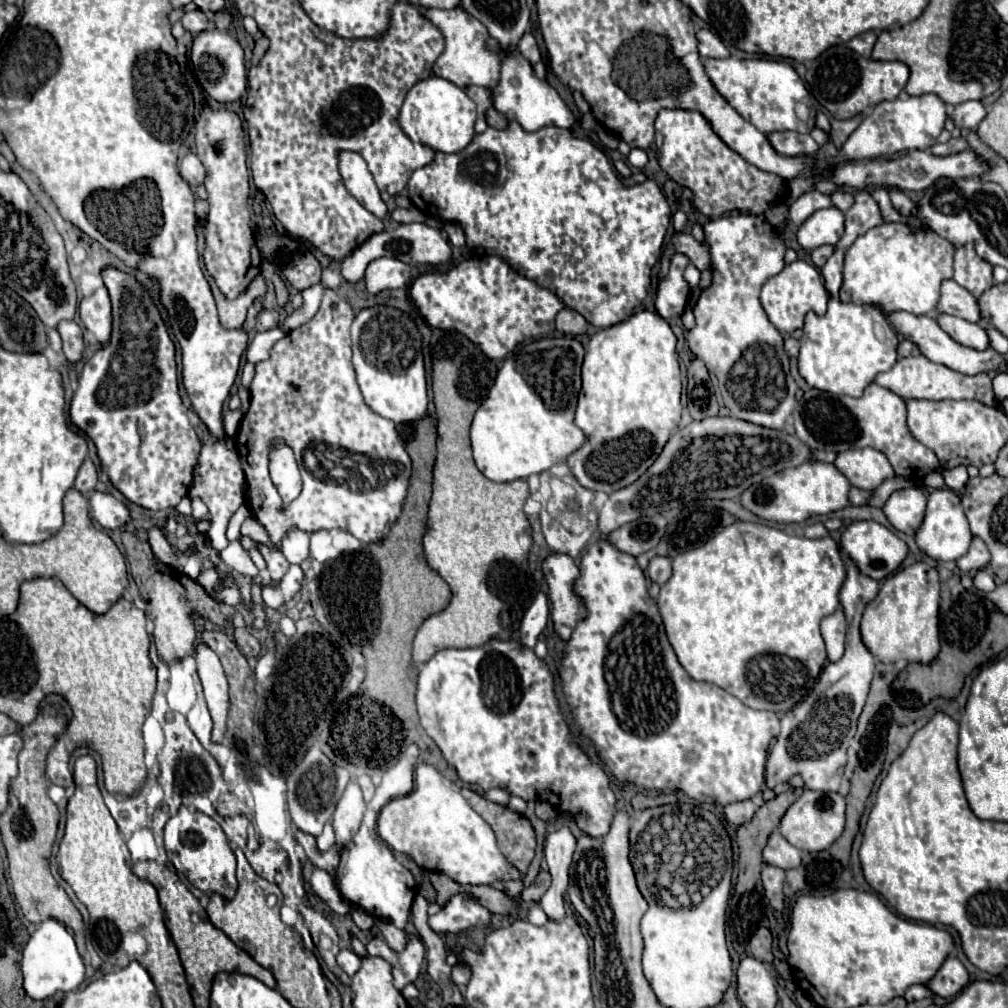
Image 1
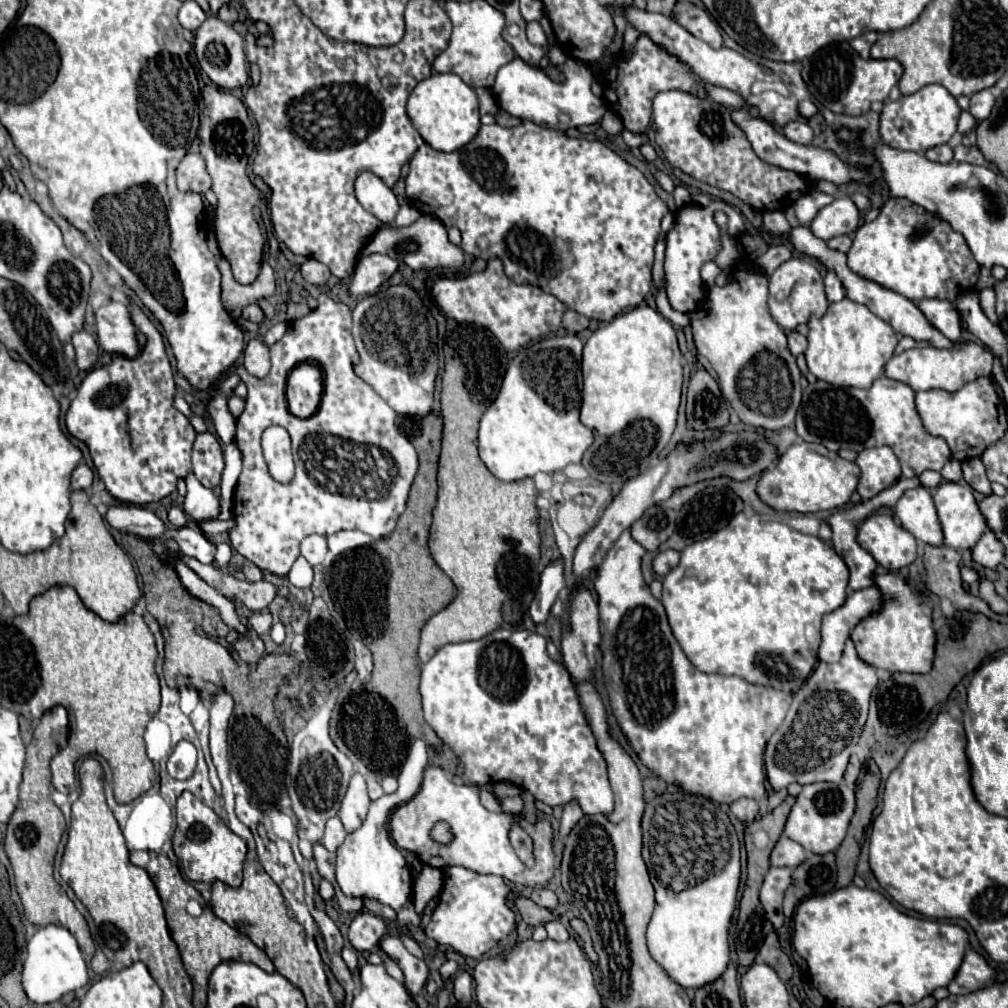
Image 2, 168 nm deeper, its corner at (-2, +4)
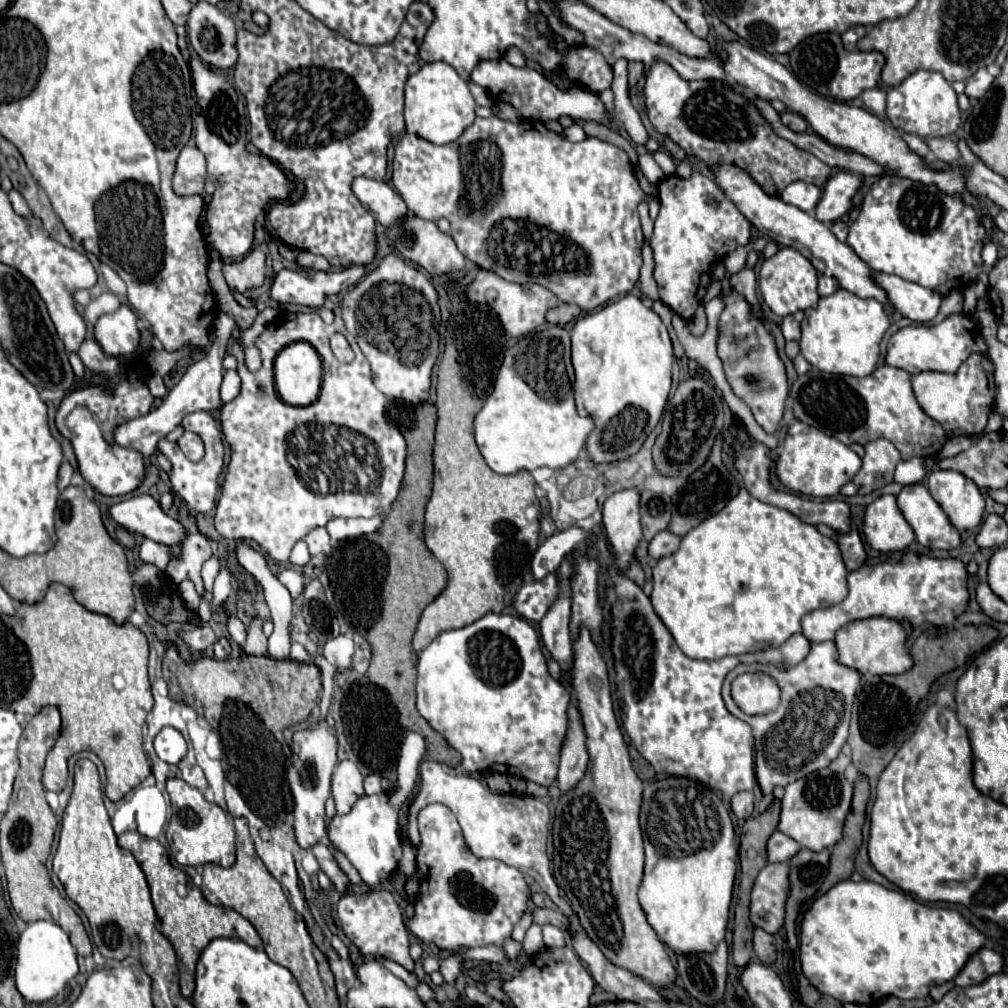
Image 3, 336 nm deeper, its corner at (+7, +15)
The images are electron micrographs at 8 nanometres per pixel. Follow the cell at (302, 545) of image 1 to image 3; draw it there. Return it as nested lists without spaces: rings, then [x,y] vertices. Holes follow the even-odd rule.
[[[317,527],[313,529],[307,537],[305,537],[311,555],[319,555],[319,553],[331,553],[331,543],[329,543],[329,533],[325,527]]]

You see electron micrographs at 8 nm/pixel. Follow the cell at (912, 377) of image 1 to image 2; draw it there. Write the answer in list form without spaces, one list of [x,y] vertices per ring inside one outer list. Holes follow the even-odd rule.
[[[974,342],[962,344],[960,350],[958,348],[938,350],[938,348],[932,348],[932,346],[924,346],[924,348],[912,348],[912,350],[906,350],[902,354],[892,356],[886,362],[884,374],[892,380],[908,384],[914,392],[920,392],[920,390],[956,392],[964,384],[976,380],[978,376],[990,376],[992,362],[994,362],[994,356],[986,348],[982,348]]]

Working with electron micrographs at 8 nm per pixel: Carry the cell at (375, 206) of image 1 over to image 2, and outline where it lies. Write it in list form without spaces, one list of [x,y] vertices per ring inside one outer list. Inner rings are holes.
[[[362,170],[356,178],[356,198],[358,202],[372,212],[378,220],[384,224],[394,222],[396,212],[398,212],[398,200],[392,194],[392,190],[372,172]]]

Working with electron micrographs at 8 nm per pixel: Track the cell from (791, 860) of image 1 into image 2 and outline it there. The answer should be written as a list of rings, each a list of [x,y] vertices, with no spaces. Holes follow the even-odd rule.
[[[784,834],[780,836],[780,840],[776,842],[776,846],[770,854],[770,862],[774,866],[788,866],[788,868],[796,868],[798,864],[804,862],[804,858],[806,858],[806,850]]]

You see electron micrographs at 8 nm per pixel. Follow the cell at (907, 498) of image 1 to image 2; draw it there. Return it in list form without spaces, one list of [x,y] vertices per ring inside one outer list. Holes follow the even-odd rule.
[[[924,486],[906,490],[894,506],[894,516],[916,538],[932,546],[942,544],[942,528],[932,504],[932,496]]]

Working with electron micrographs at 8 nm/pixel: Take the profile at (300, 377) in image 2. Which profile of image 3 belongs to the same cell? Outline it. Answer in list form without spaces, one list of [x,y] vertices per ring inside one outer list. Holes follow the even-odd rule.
[[[285,347],[275,359],[275,387],[289,405],[311,405],[321,387],[321,357],[313,347]]]

